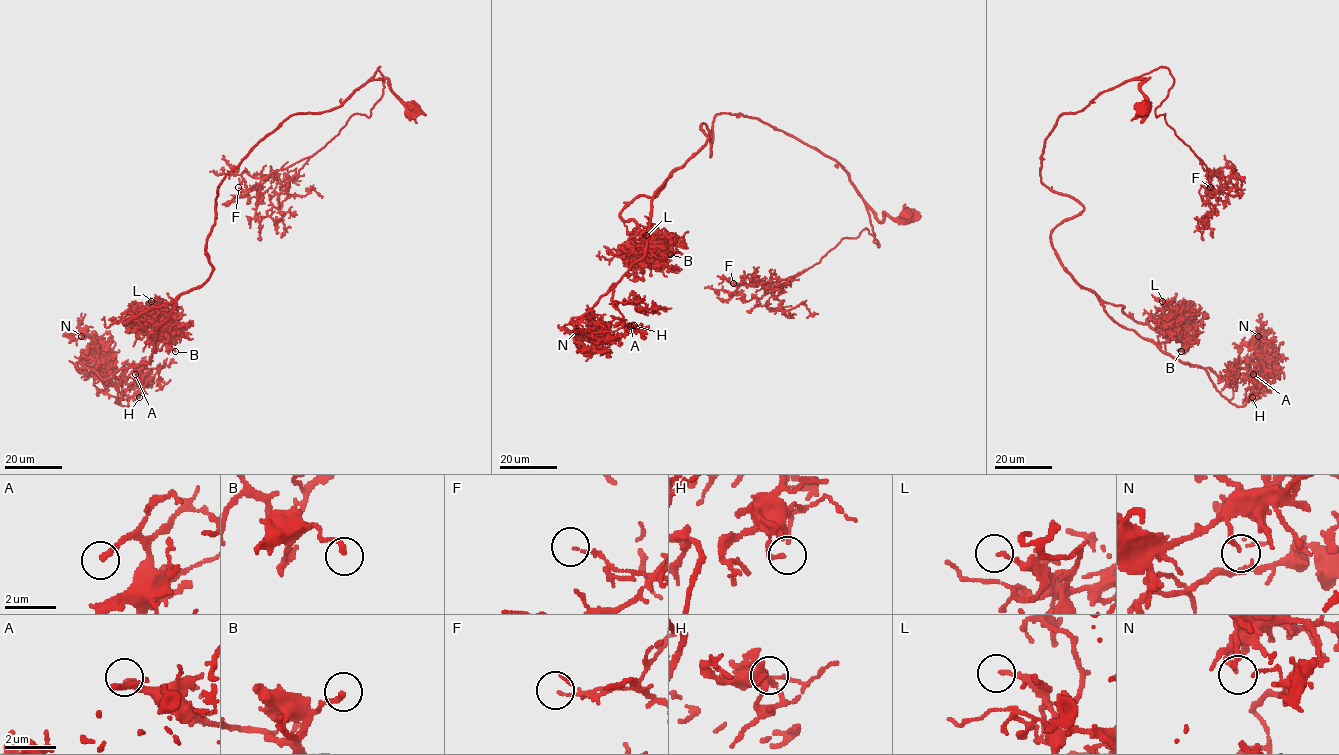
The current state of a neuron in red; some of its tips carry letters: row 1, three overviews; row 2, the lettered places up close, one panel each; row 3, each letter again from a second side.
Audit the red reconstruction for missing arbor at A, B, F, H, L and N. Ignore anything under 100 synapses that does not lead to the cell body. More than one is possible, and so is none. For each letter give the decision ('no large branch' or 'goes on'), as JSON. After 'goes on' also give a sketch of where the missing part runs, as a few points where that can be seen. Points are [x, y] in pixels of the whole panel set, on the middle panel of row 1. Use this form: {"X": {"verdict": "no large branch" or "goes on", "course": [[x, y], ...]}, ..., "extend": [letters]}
{"A": {"verdict": "goes on", "course": [[630, 326], [624, 322], [630, 317], [654, 320], [668, 318]]}, "B": {"verdict": "no large branch"}, "F": {"verdict": "no large branch"}, "H": {"verdict": "no large branch"}, "L": {"verdict": "no large branch"}, "N": {"verdict": "no large branch"}, "extend": ["A"]}

